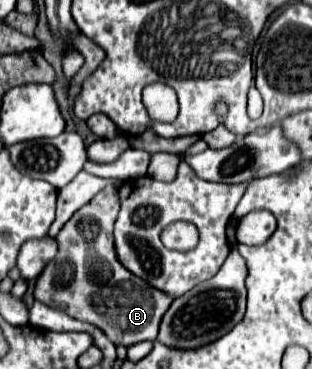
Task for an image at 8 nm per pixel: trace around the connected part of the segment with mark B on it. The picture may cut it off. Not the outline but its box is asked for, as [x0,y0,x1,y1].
[35,188,173,346]

